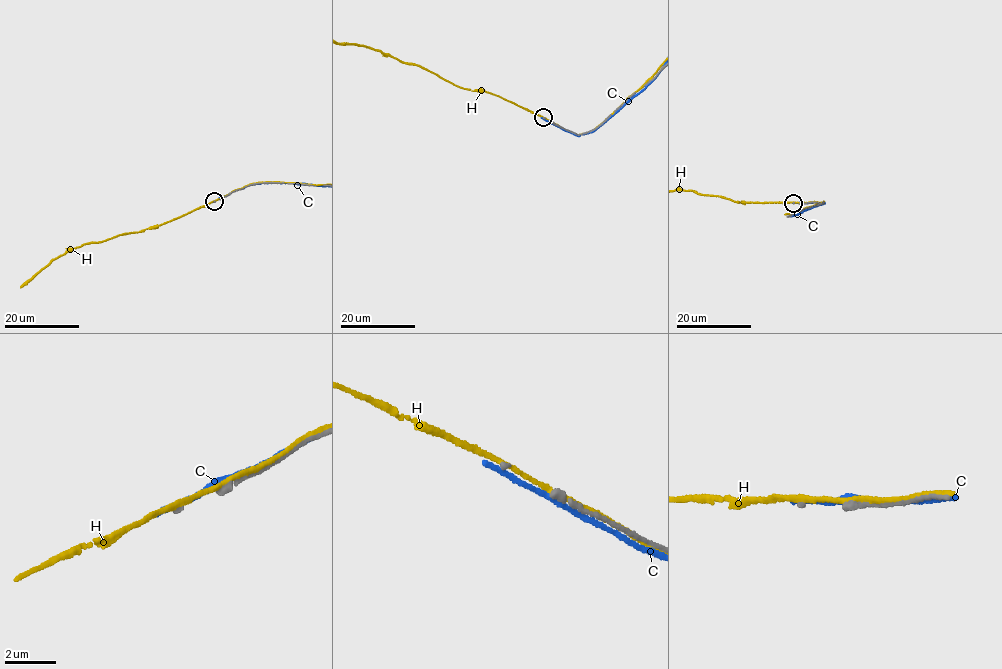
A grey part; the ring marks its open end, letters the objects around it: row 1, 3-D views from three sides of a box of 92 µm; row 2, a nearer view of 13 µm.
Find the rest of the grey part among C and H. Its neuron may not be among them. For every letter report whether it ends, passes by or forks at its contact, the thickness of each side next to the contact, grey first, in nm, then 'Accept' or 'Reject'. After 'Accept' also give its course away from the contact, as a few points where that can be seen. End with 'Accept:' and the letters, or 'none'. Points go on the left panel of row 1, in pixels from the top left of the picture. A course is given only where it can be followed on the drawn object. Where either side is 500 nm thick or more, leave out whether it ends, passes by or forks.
C: It ends there. Thickness 140 nm (grey) against 280 nm. Reject
H: It passes by. Thickness 140 nm (grey) against 190 nm. Reject
Accept: none

